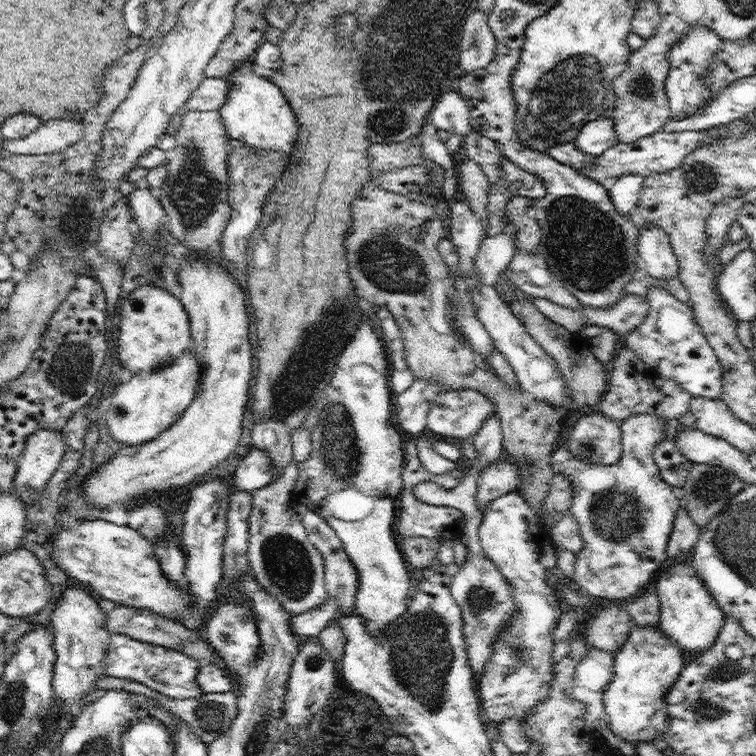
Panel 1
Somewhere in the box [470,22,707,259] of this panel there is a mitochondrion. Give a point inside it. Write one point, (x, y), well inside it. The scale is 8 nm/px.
(572, 86)

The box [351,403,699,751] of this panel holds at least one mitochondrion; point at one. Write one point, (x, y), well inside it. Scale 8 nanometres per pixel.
(421, 663)

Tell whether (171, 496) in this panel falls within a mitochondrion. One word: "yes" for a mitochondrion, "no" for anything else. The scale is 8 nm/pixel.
no

